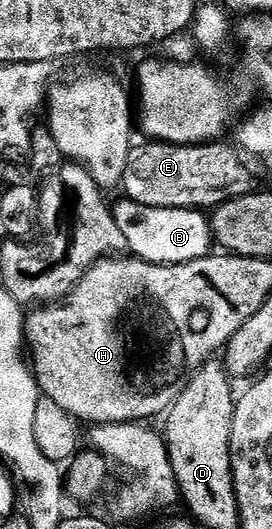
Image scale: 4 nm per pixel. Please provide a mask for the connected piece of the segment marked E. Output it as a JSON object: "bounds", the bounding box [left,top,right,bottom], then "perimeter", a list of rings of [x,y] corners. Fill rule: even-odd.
{"bounds":[121,141,255,209],"perimeter":[[[226,141],[145,142],[139,147],[138,144],[131,146],[121,186],[125,198],[139,202],[140,205],[160,206],[164,209],[213,209],[227,199],[239,199],[255,190],[254,179],[249,169],[242,164],[243,156],[239,148],[234,145],[229,147]]]}

